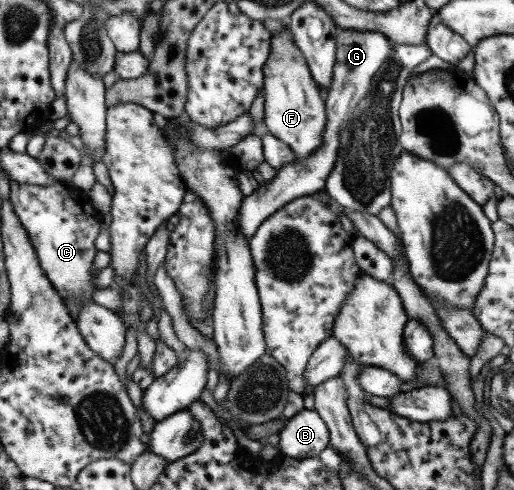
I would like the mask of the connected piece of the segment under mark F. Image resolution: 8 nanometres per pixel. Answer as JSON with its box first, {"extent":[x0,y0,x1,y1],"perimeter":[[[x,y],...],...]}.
{"extent":[262,25,326,160],"perimeter":[[[287,25],[277,35],[271,34],[270,53],[263,65],[262,76],[264,127],[292,150],[295,160],[313,154],[322,143],[326,123],[324,99],[319,95],[318,86],[294,45]]]}

